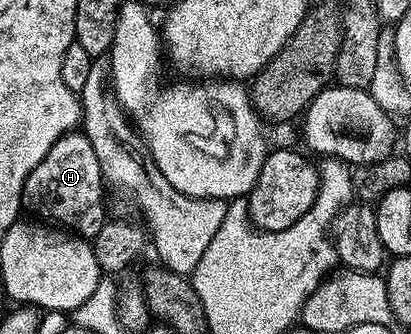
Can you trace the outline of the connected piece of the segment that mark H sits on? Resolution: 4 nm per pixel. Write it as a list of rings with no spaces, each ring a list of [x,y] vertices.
[[[70,131],[53,144],[31,175],[27,175],[21,192],[21,204],[26,214],[72,231],[79,237],[91,239],[99,235],[107,220],[105,209],[101,206],[101,185],[101,168],[99,159],[95,159],[91,139],[87,139],[84,132]]]

